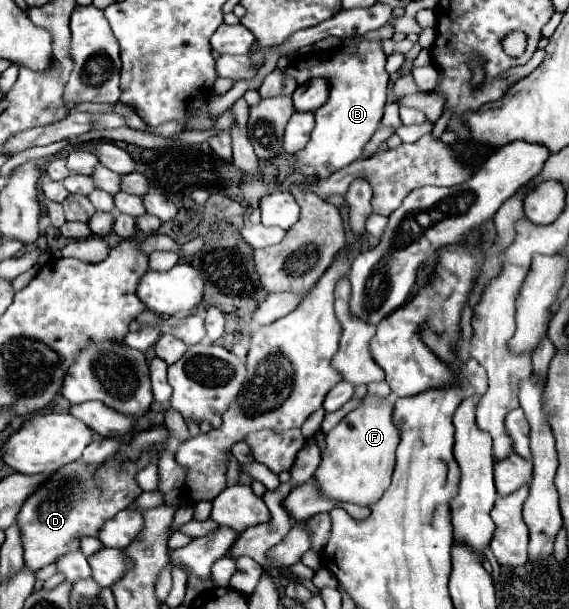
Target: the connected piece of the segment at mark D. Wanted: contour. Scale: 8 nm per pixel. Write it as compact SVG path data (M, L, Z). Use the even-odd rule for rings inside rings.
M142 453L136 463L118 463L108 459L104 465L90 467L82 461L64 465L54 473L20 509L18 527L22 533L24 563L32 571L38 571L54 563L60 555L80 547L80 537L96 537L100 527L112 519L118 511L126 509L138 495L140 487L136 483L136 473L150 463L150 453Z

